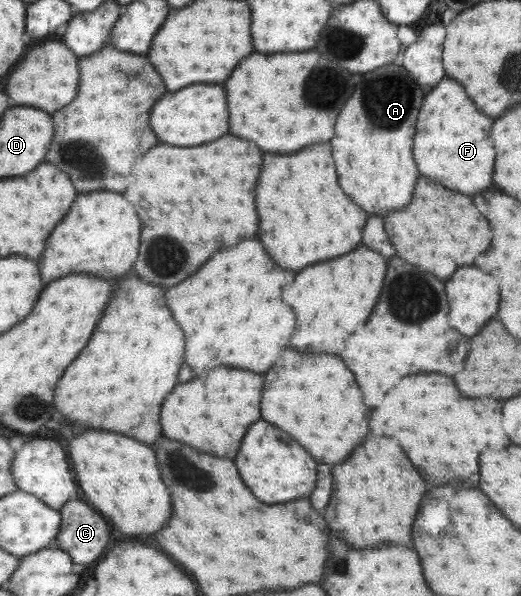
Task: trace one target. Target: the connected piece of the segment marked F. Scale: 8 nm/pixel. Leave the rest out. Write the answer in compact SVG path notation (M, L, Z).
M450 78L442 80L442 84L426 96L426 108L422 108L422 116L418 116L414 156L418 156L418 168L422 168L422 174L438 184L446 184L446 188L454 188L456 192L466 192L470 196L486 190L492 184L496 156L490 140L492 122L492 118L478 112L458 82Z

